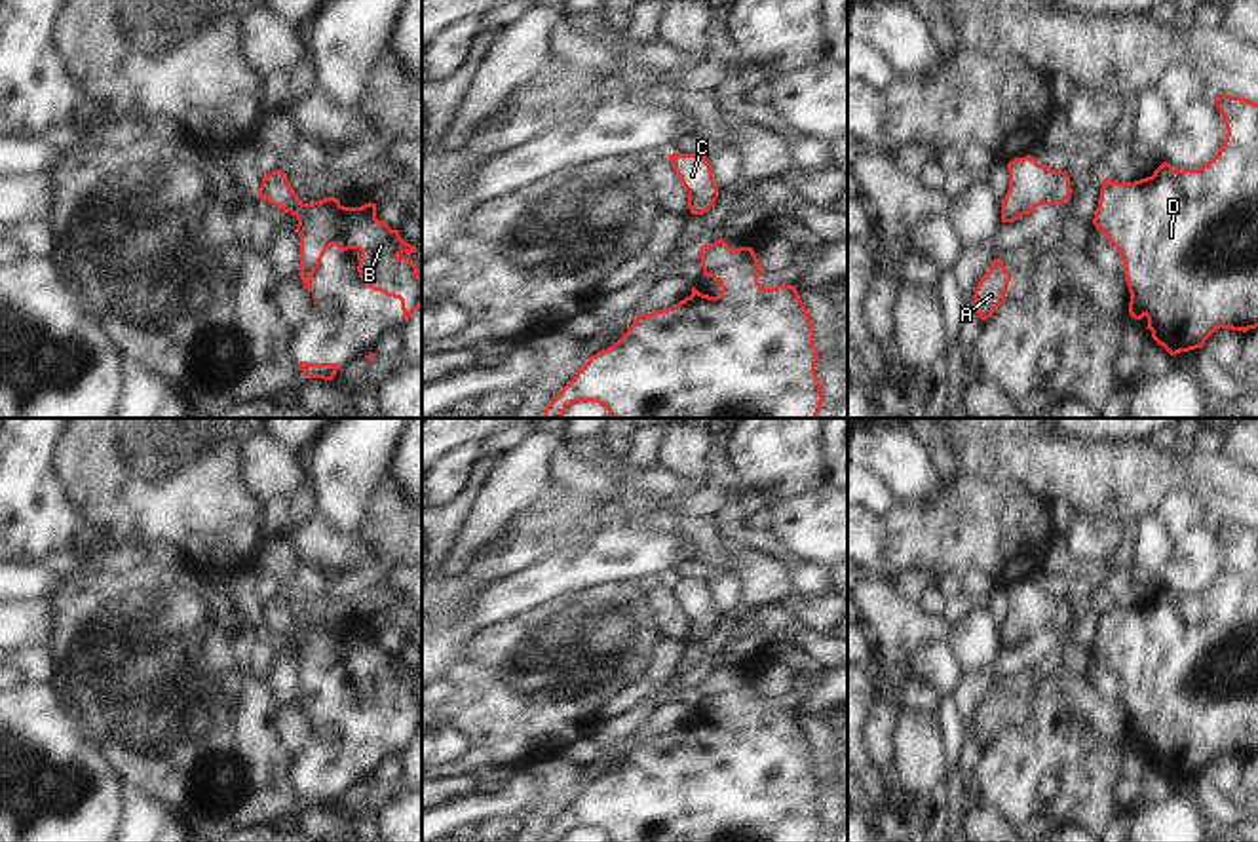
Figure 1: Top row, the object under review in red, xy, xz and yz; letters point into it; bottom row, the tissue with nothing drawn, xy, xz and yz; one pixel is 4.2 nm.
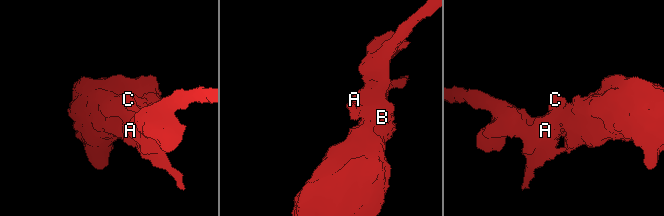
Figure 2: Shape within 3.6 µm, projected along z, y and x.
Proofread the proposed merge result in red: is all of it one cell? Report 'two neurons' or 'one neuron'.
one neuron

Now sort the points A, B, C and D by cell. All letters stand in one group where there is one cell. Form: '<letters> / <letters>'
A B C D

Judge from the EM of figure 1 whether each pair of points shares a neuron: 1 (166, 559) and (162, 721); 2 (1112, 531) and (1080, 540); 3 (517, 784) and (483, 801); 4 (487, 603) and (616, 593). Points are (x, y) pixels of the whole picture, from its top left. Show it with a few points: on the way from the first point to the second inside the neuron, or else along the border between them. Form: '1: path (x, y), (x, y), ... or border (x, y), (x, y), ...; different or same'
1: path (162, 599), (162, 681); same
2: path (1105, 538), (1087, 540); same
3: path (510, 791), (500, 801), (491, 801); same
4: border (614, 582), (576, 593), (571, 599); different

